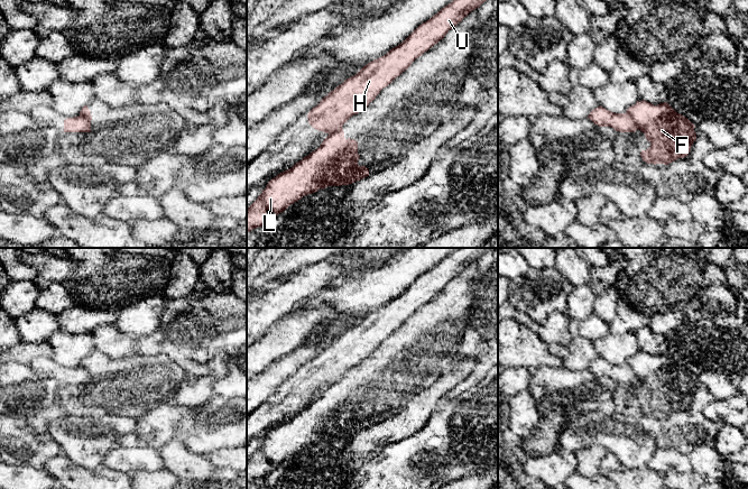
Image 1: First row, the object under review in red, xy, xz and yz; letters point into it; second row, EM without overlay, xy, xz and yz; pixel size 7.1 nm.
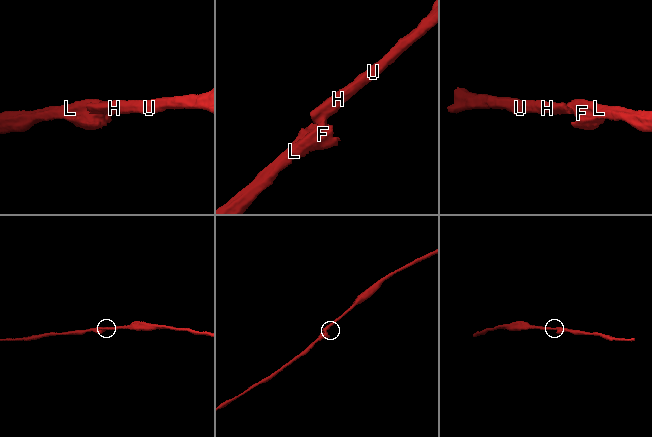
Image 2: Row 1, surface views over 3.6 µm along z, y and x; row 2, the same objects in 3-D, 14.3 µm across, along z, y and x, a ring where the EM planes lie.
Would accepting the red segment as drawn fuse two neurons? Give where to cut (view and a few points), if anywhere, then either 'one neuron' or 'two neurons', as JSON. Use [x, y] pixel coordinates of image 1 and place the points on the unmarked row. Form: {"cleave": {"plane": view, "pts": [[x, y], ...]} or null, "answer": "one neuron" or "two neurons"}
{"cleave": {"plane": "yz", "pts": [[626, 363], [637, 379]]}, "answer": "two neurons"}

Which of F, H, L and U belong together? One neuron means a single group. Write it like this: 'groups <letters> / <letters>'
groups F L / H U

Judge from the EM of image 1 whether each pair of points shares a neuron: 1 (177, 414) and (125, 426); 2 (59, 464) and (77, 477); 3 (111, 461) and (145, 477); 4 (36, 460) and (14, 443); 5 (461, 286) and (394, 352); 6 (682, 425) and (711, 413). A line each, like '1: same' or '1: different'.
1: different
2: same
3: different
4: same
5: same
6: different

